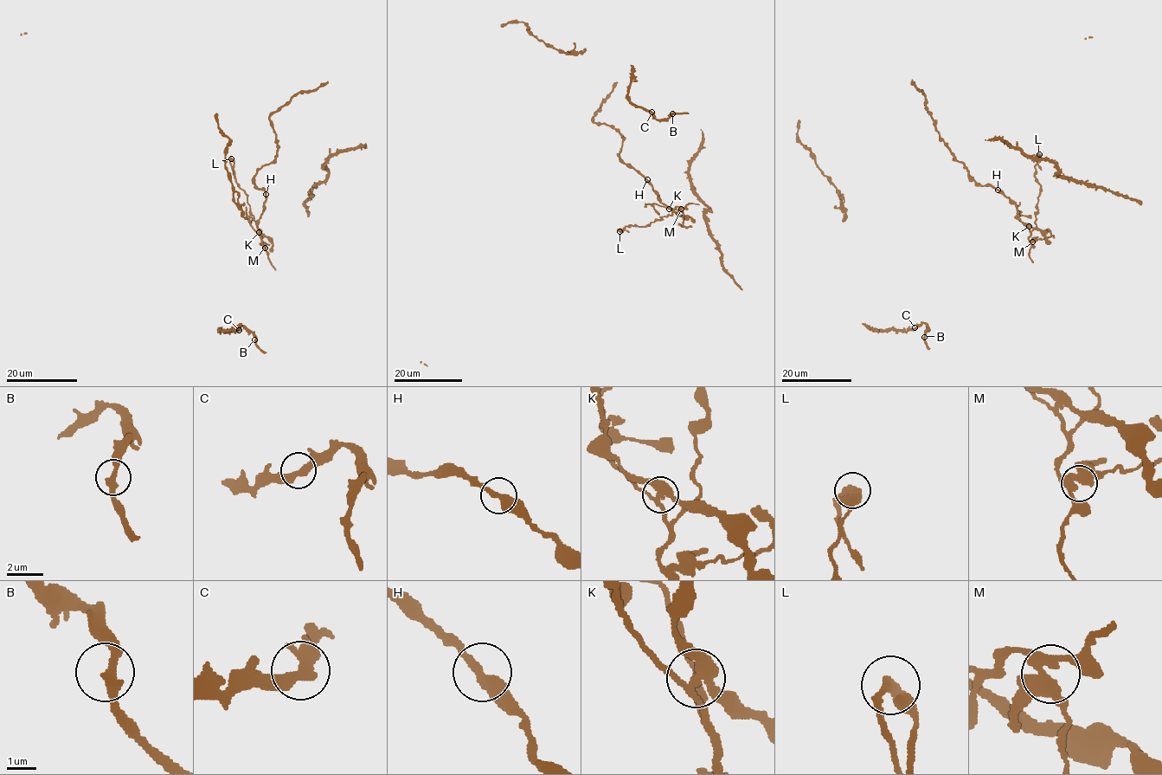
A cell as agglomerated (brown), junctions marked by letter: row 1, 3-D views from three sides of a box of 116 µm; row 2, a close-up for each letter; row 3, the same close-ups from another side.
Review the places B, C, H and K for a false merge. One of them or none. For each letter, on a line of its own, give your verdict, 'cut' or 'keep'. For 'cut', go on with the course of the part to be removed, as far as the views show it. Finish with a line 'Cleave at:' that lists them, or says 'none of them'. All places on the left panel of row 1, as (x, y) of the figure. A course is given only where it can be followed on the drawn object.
B: keep
C: keep
H: keep
K: cut | (259, 232), (247, 203), (247, 195), (237, 183), (230, 158)
Cleave at: K

